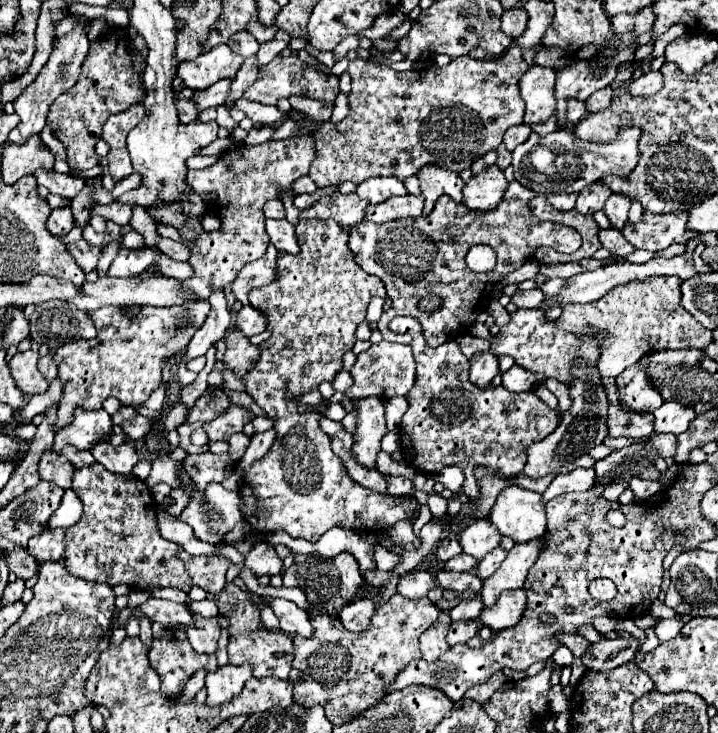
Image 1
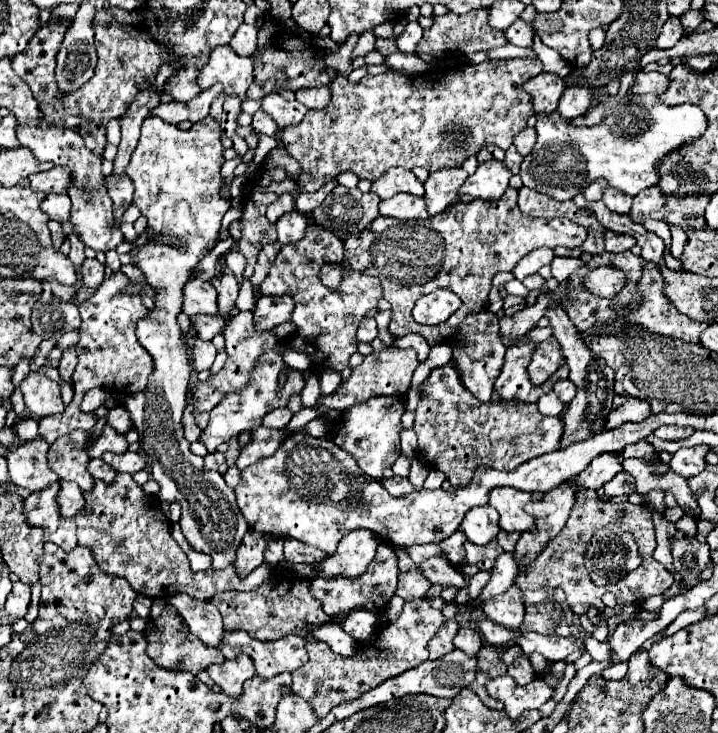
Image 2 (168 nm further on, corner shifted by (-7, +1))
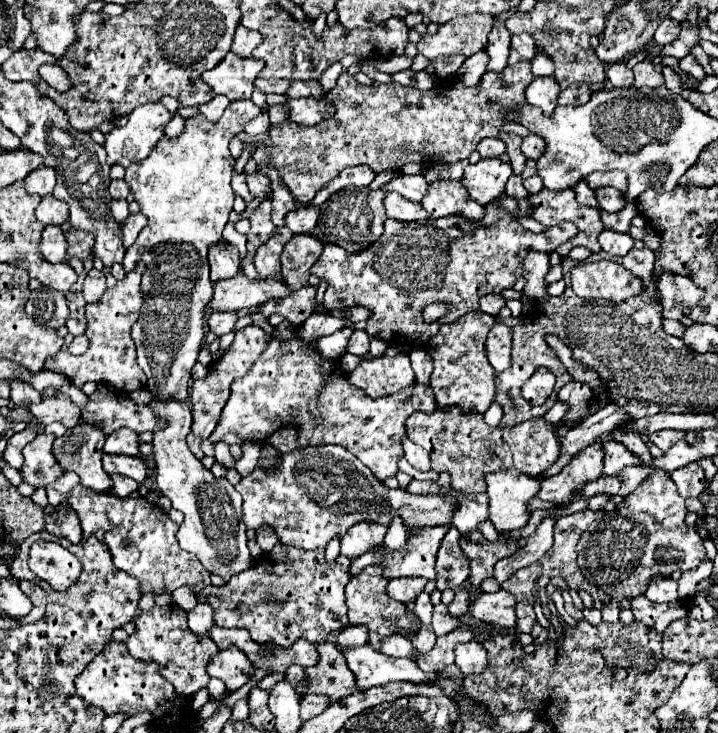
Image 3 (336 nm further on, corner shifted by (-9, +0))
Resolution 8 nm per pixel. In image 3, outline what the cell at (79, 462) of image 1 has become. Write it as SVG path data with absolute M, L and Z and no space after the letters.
M112 476L112 482L114 482L112 492L114 492L116 496L130 496L134 490L140 488L138 482L136 482L136 488L134 488L134 480L130 480L130 478L126 478L126 476Z

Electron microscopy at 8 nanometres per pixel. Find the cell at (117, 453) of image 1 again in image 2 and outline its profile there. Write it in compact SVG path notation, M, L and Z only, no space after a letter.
M124 451L124 453L104 453L102 459L104 459L114 471L124 471L124 473L130 473L130 475L146 467L144 455L140 455L140 453L130 453L130 451Z

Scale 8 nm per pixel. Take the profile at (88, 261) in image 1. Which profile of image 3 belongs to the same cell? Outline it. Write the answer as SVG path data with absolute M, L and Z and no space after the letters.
M92 268L84 280L84 298L88 304L94 304L102 298L106 290L106 278L104 278L104 272Z

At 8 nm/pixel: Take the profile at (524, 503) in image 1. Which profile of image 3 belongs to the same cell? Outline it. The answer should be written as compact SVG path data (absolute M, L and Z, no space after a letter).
M498 470L484 476L488 484L488 518L498 532L518 530L528 524L526 502L538 494L538 480L518 470Z

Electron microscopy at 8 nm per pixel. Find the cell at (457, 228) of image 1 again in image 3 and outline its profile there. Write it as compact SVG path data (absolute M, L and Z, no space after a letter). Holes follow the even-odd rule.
M488 204L486 208L498 214L496 224L466 224L460 216L438 218L434 224L432 220L406 224L388 218L380 240L360 254L350 254L336 244L326 244L318 264L310 268L312 274L328 282L324 306L328 310L362 306L372 314L366 322L368 336L396 346L400 342L402 346L424 348L440 324L454 322L462 314L476 310L480 296L500 294L512 288L516 278L522 276L522 260L530 248L554 252L576 232L574 224L562 222L542 234L534 234L524 230L520 222L508 218L496 204ZM438 300L450 304L450 312L438 322L426 324L422 310L426 304Z

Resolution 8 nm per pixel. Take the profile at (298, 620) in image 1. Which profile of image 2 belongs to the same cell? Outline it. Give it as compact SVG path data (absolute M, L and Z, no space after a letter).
M324 623L324 625L310 625L308 627L310 637L316 641L324 641L332 647L332 651L340 655L352 655L354 653L354 639L336 623Z

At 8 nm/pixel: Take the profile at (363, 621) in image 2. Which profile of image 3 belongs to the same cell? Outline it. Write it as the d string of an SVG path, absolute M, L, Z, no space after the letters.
M348 626L344 628L338 636L336 636L336 648L338 650L348 650L348 648L356 648L366 644L366 628L356 628L356 626Z

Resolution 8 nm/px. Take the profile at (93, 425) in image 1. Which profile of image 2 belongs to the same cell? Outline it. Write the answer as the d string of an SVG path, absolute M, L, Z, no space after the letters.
M104 425L102 433L96 435L94 439L88 439L86 443L86 453L90 457L102 457L102 453L112 451L112 453L124 453L128 449L128 443L124 435L114 431L110 425Z

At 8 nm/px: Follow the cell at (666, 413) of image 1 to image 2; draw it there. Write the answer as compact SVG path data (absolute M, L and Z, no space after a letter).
M662 425L658 427L658 431L654 433L660 439L668 439L668 441L676 441L676 439L686 439L694 433L694 427L676 427L676 425Z

